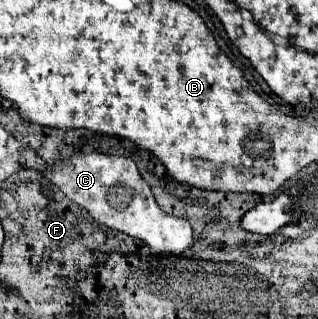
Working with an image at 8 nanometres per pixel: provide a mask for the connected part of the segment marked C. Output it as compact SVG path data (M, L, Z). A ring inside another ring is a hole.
M75 154L71 160L61 162L61 168L55 166L49 170L49 180L61 188L67 198L85 208L99 224L143 240L153 252L179 254L193 242L191 224L185 218L165 214L157 206L151 188L143 182L131 158L109 154Z

